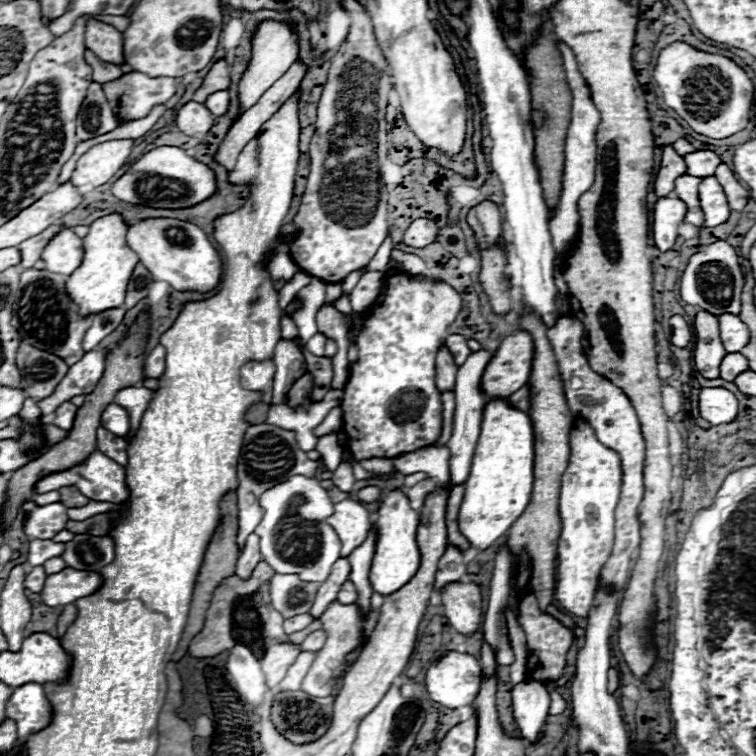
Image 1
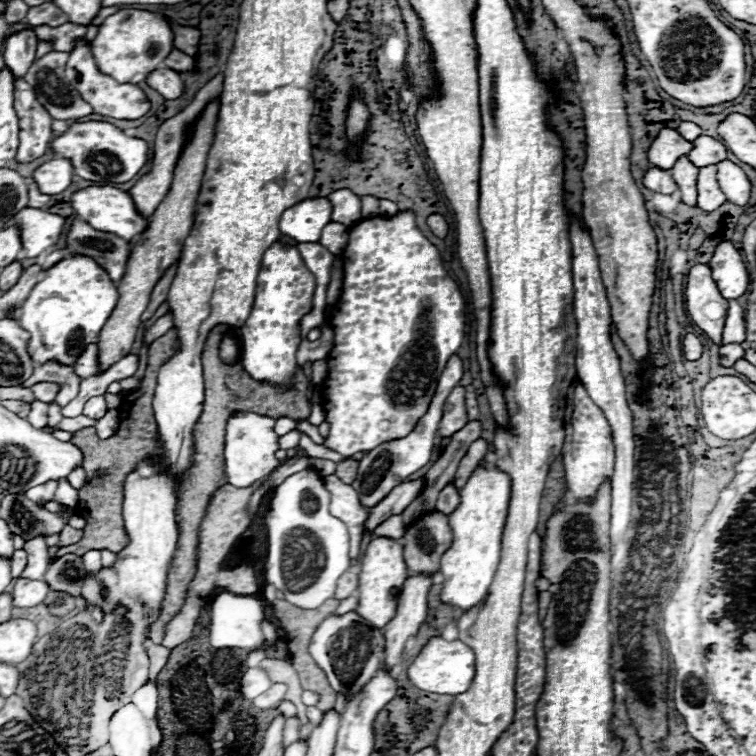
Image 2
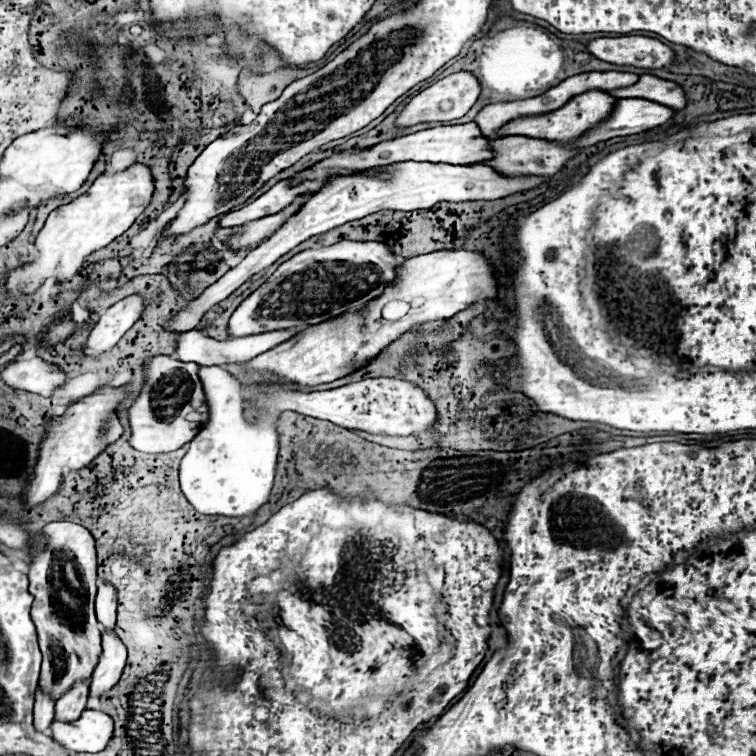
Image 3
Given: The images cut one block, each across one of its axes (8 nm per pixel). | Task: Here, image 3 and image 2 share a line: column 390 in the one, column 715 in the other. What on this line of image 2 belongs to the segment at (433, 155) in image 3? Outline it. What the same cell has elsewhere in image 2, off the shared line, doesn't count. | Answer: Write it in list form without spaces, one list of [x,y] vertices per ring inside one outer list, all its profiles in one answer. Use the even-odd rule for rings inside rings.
[[[702,134],[692,144],[694,144],[694,148],[690,150],[688,160],[698,168],[702,168],[706,164],[718,164],[718,162],[726,160],[726,154],[728,154],[726,146],[718,140],[714,140],[712,136]]]

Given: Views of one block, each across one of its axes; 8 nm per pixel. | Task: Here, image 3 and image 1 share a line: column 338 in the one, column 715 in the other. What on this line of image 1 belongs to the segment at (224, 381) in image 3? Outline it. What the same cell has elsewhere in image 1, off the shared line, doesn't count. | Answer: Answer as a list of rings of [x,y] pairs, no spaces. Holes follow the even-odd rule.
[[[702,388],[698,410],[712,426],[730,424],[738,416],[738,398],[726,388]]]

